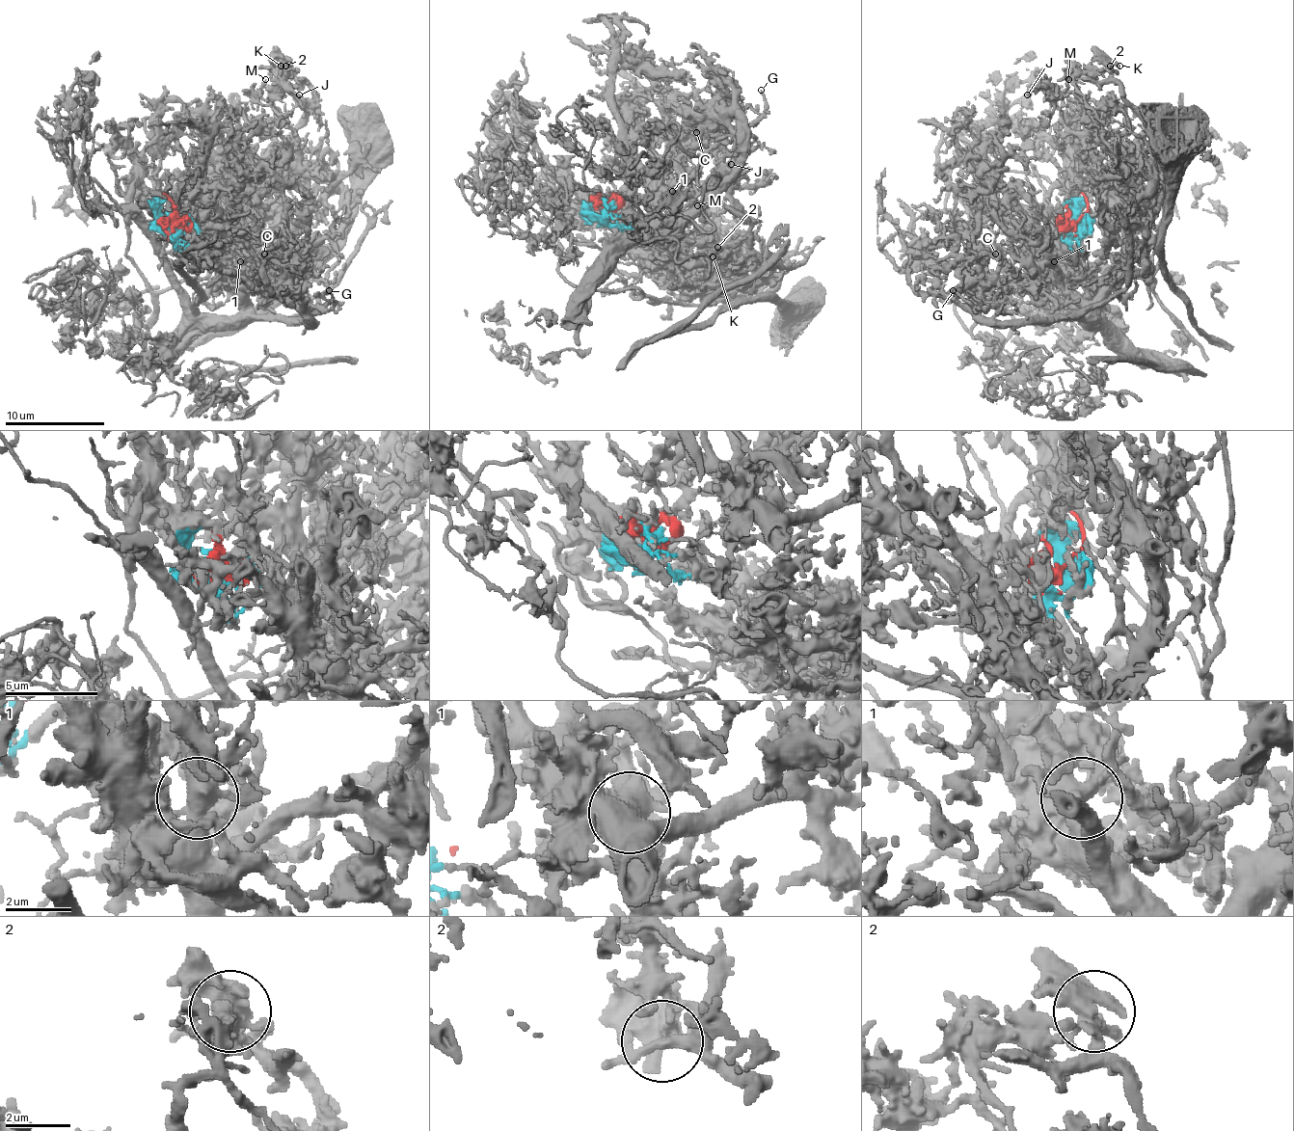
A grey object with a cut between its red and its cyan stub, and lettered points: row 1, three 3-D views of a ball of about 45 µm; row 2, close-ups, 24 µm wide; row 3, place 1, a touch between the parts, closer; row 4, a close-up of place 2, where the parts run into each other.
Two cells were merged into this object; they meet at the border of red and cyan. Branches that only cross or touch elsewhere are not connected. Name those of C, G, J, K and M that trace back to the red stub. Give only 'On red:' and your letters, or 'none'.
On red: J, K, M

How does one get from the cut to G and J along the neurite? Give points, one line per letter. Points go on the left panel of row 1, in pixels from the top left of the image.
G: (173, 220), (146, 210), (143, 230), (202, 314), (307, 322), (314, 308), (332, 305), (329, 290)
J: (173, 220), (177, 188), (248, 156), (237, 146), (245, 109), (259, 131), (272, 116), (272, 94), (300, 94)

